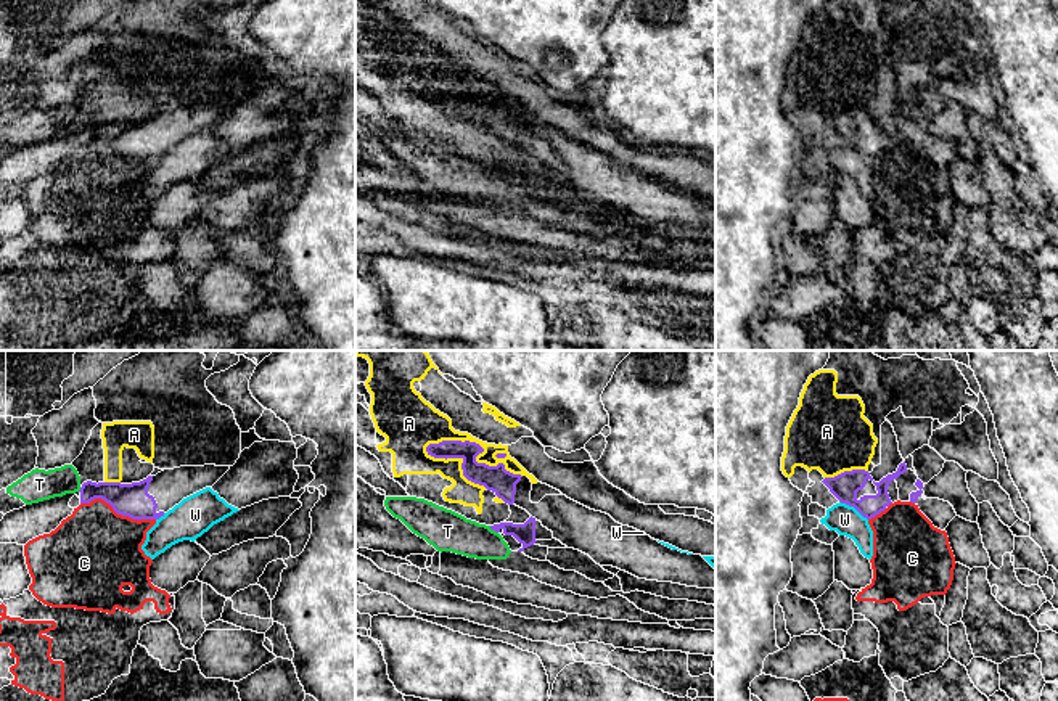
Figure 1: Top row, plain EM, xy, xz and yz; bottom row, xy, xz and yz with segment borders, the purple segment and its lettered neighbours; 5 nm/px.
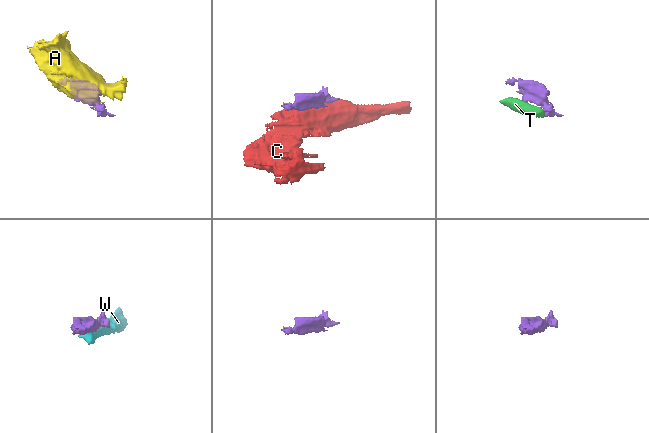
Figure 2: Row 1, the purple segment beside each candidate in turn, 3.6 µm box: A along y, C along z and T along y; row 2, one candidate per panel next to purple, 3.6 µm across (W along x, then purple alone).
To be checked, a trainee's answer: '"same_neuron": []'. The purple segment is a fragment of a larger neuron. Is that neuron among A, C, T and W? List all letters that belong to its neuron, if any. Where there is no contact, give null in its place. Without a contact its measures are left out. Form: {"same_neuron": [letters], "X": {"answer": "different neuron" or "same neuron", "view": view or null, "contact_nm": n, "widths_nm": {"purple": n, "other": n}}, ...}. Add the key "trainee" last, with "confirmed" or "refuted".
{"same_neuron": [], "A": {"answer": "different neuron", "view": "xz", "contact_nm": 500, "widths_nm": {"purple": 130, "other": 140}}, "C": {"answer": "different neuron", "view": "xy", "contact_nm": 380, "widths_nm": {"purple": 170, "other": 440}}, "T": {"answer": "different neuron", "view": "xz", "contact_nm": 60, "widths_nm": {"purple": 100, "other": 200}}, "W": {"answer": "different neuron", "view": "yz", "contact_nm": 170, "widths_nm": {"purple": 140, "other": 150}}, "trainee": "confirmed"}

